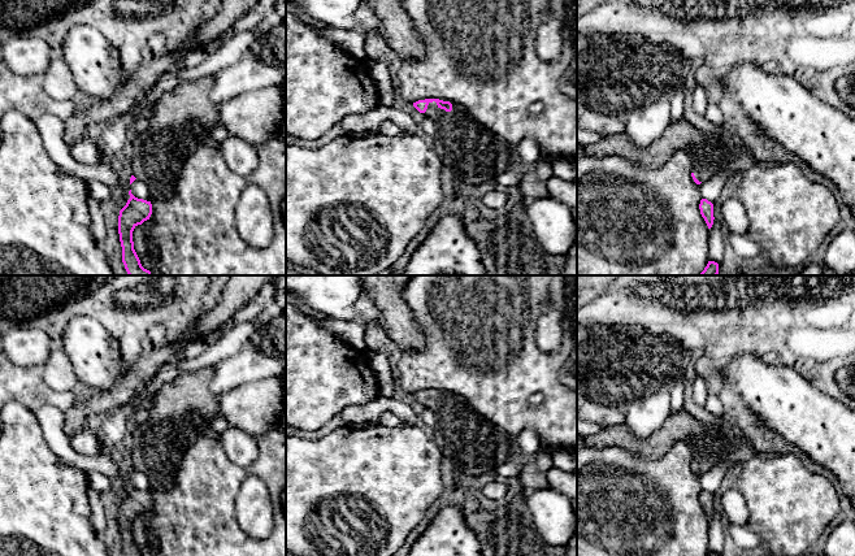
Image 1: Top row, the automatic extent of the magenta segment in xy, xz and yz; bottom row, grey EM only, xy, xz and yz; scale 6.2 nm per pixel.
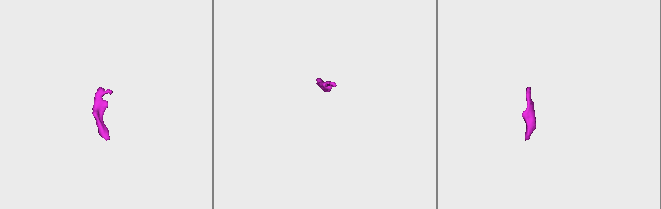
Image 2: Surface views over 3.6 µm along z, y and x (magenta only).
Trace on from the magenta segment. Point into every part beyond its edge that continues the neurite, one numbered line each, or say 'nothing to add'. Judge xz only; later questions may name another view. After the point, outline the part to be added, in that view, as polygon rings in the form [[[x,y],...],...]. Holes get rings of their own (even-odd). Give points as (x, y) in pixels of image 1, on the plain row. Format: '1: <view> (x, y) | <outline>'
1: xz (476, 446) | [[[433,392],[424,407],[435,414],[433,442],[460,472],[472,475],[492,474],[515,455],[515,439],[481,416],[464,398],[452,395],[452,401],[446,403]]]

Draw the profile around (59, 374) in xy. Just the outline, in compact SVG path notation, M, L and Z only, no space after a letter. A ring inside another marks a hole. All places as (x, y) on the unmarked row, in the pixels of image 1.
M55 342L47 361L43 364L43 379L55 391L79 391L79 381L62 346Z

